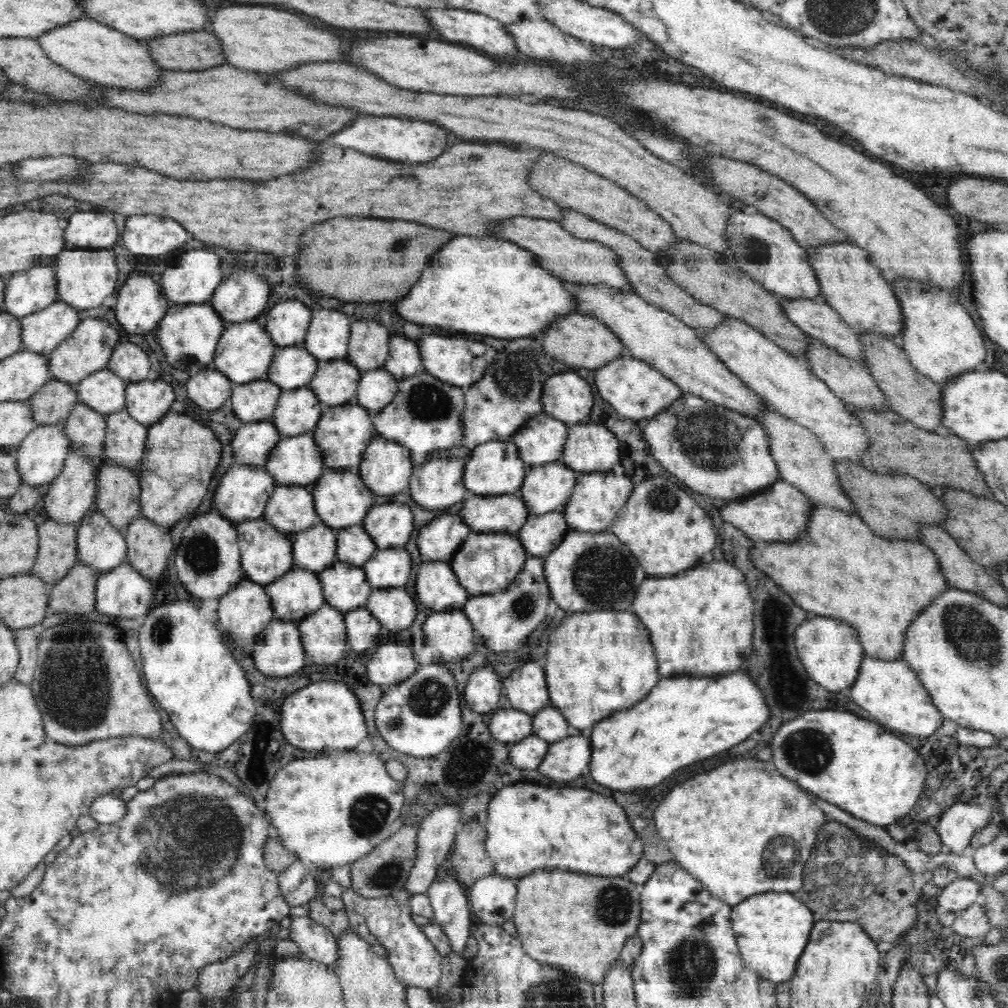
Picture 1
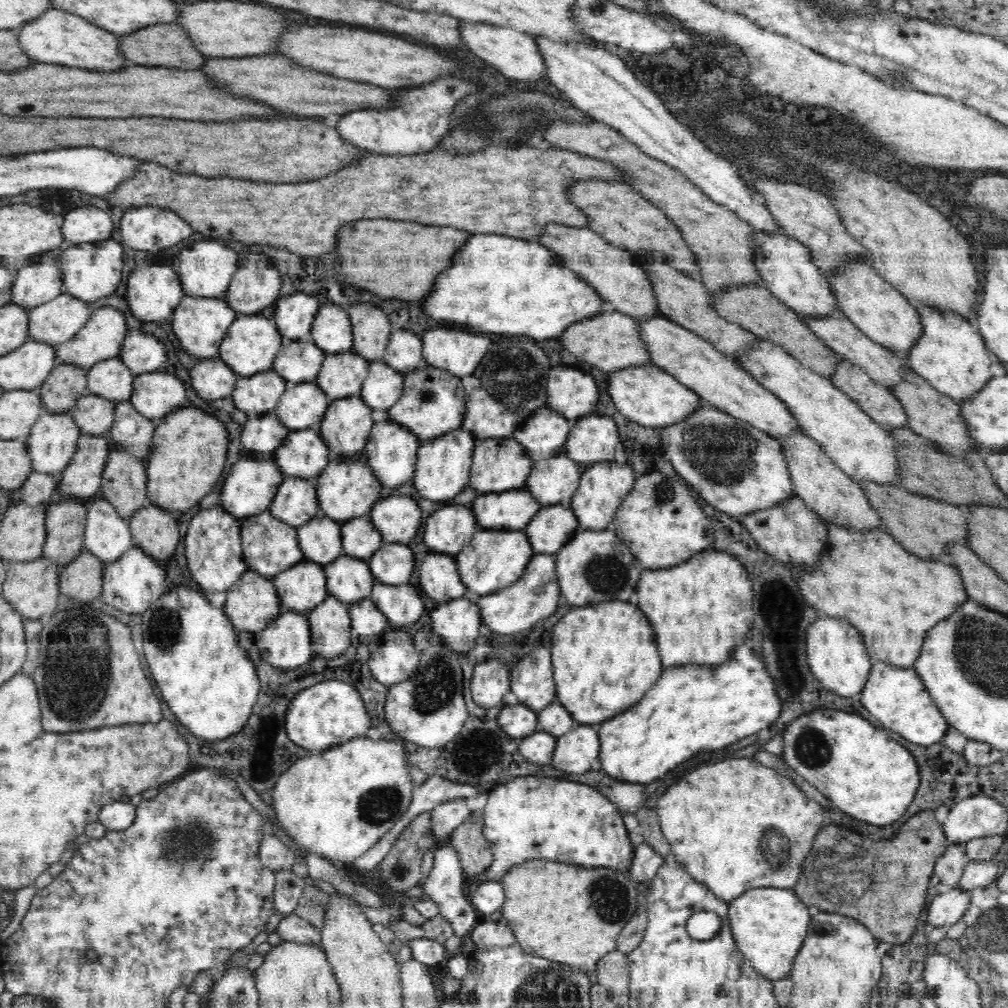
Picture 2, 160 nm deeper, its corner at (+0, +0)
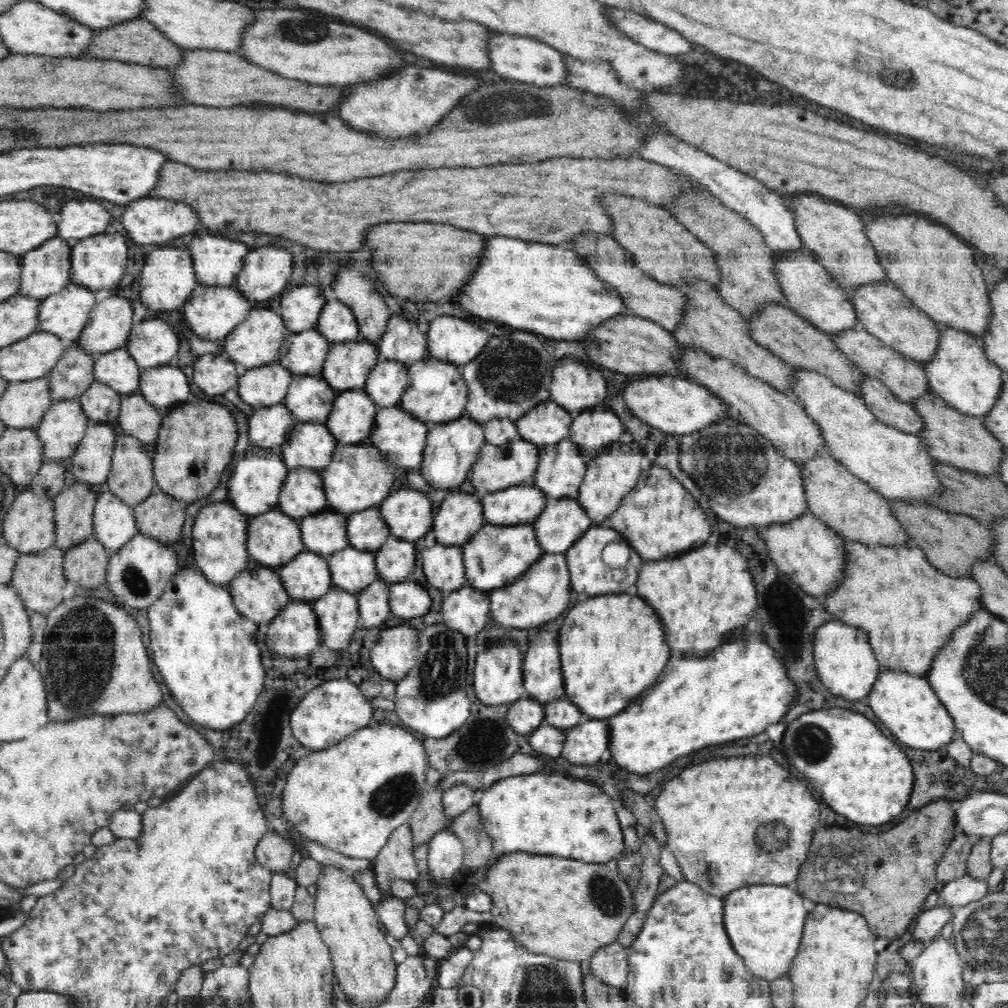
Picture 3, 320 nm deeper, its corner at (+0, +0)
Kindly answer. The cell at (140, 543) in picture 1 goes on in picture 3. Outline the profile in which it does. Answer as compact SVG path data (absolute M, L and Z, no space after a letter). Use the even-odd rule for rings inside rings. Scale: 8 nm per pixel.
M155 490L132 509L138 532L166 545L179 545L186 516L185 506L180 501Z

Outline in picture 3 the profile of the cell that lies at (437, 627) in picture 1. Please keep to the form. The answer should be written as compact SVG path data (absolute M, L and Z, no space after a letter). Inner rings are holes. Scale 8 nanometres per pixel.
M460 587L444 594L441 612L443 622L464 636L478 634L491 620L488 593L474 587Z

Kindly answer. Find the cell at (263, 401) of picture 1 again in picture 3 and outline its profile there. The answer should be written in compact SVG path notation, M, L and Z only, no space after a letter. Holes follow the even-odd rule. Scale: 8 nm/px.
M278 362L268 363L247 369L238 380L237 392L246 404L256 406L256 410L269 407L282 403L293 377L292 373Z

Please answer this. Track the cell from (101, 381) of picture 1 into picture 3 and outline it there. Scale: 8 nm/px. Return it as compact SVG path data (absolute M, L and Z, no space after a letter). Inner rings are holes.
M126 347L94 357L94 380L114 388L122 396L138 391L141 371Z

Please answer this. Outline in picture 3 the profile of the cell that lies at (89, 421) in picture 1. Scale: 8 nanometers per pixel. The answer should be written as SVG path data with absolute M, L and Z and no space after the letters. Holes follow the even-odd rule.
M94 380L78 399L90 424L113 423L116 425L122 397L114 388Z

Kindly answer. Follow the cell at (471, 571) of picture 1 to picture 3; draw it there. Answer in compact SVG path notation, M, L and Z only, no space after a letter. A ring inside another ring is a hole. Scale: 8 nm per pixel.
M485 525L462 546L467 585L489 593L504 588L522 576L532 564L541 560L545 550L536 538L533 525Z

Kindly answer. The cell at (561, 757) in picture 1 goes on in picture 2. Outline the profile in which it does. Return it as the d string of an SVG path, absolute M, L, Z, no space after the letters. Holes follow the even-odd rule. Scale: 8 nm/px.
M576 724L566 734L557 737L551 764L570 774L601 771L598 728Z

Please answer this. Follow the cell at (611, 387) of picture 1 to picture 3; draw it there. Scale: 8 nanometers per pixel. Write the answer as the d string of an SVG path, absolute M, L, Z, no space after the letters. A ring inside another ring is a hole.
M665 373L638 379L638 382L630 382L630 386L624 390L623 398L628 409L642 422L648 422L654 428L674 434L692 434L696 430L702 430L710 424L718 424L729 417L728 405L710 389L693 382L690 378L677 378Z

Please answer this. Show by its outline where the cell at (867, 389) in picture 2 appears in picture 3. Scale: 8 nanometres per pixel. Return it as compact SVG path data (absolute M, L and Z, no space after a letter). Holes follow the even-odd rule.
M864 374L860 380L860 396L870 412L889 427L912 435L922 430L924 422L913 405L900 400L880 379Z

